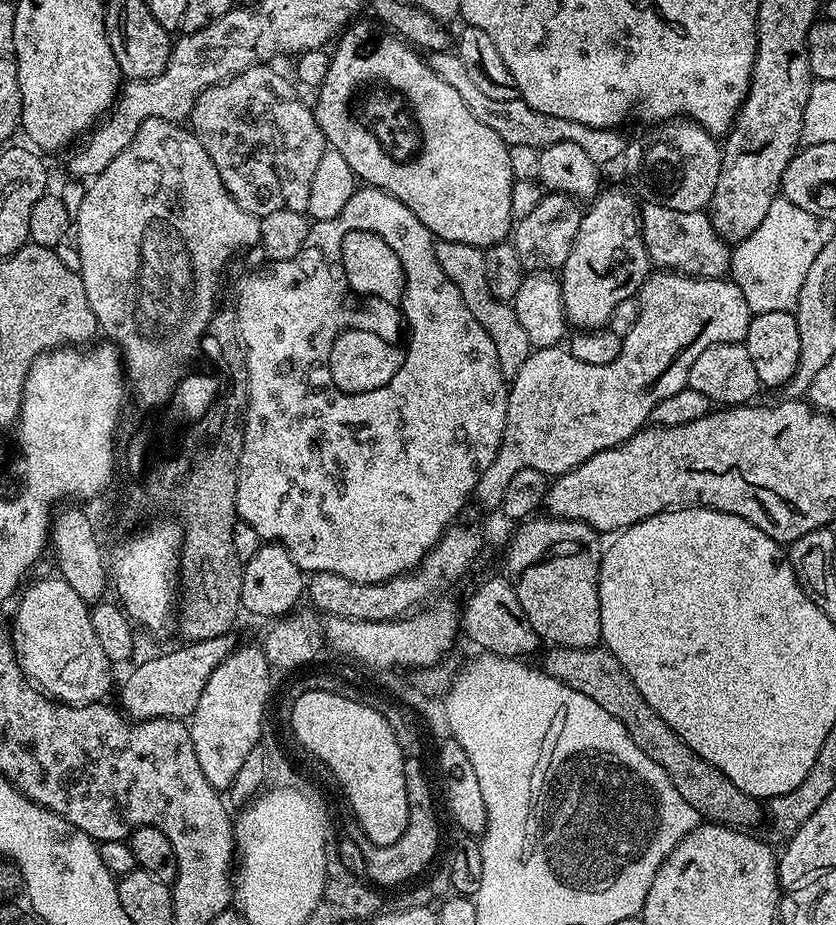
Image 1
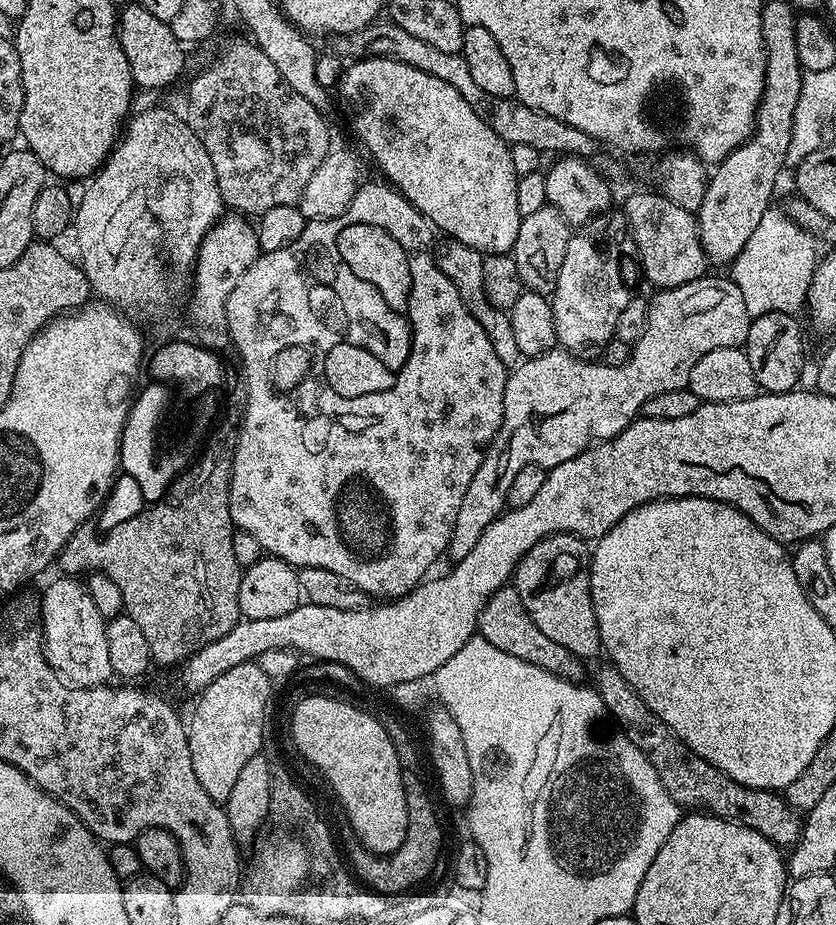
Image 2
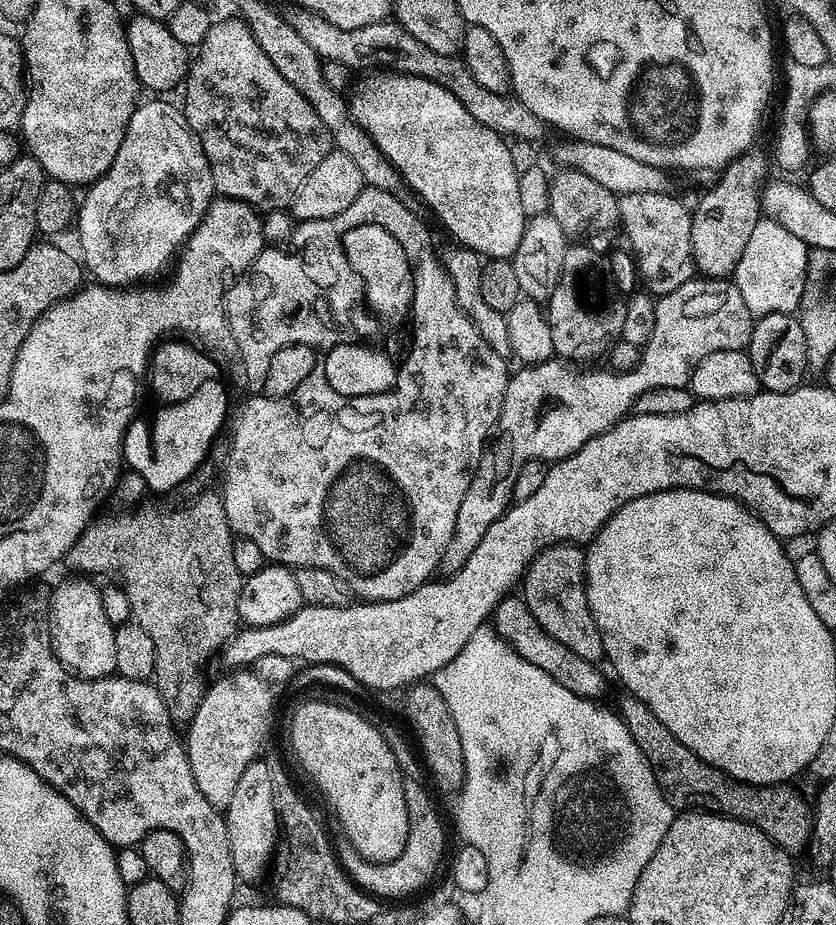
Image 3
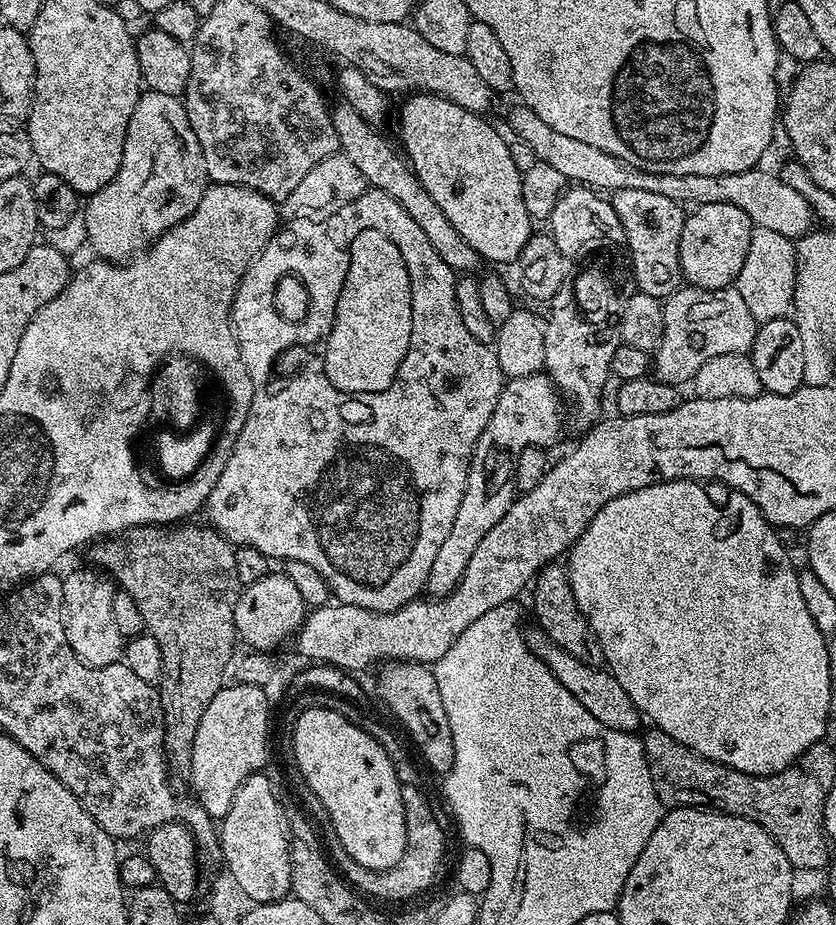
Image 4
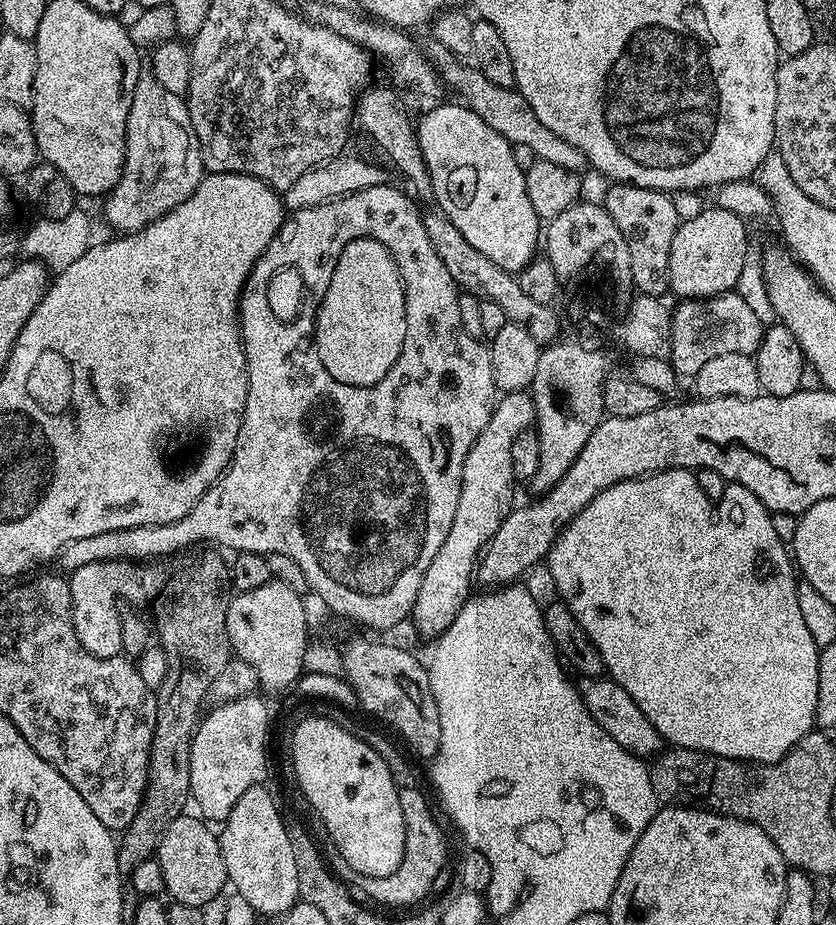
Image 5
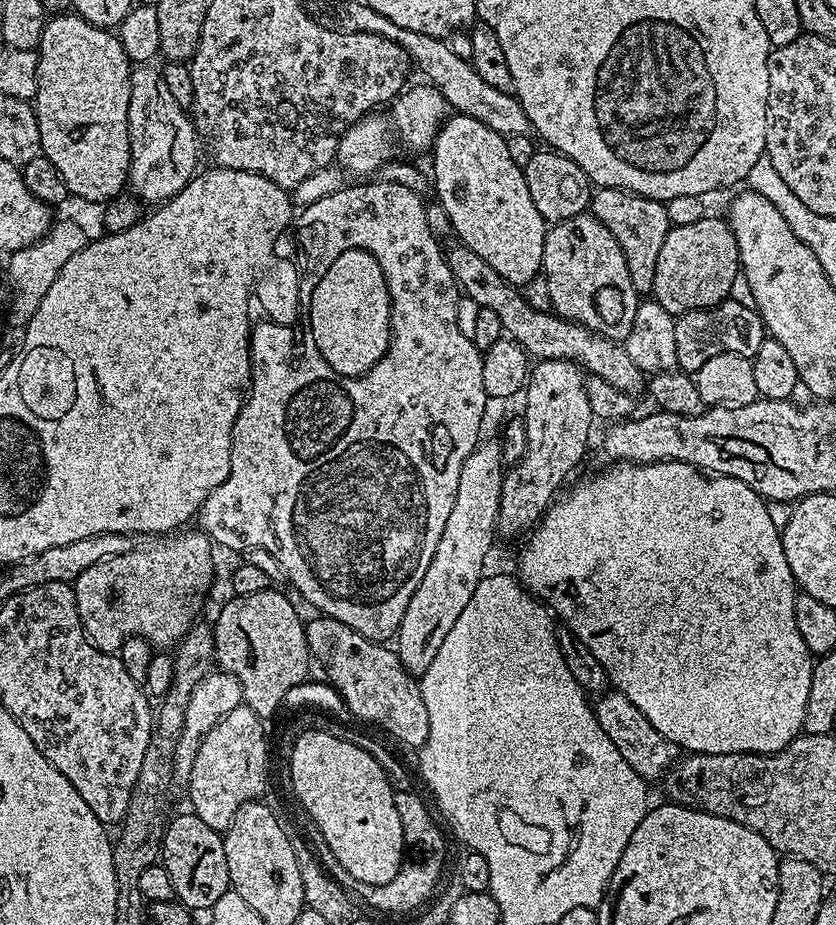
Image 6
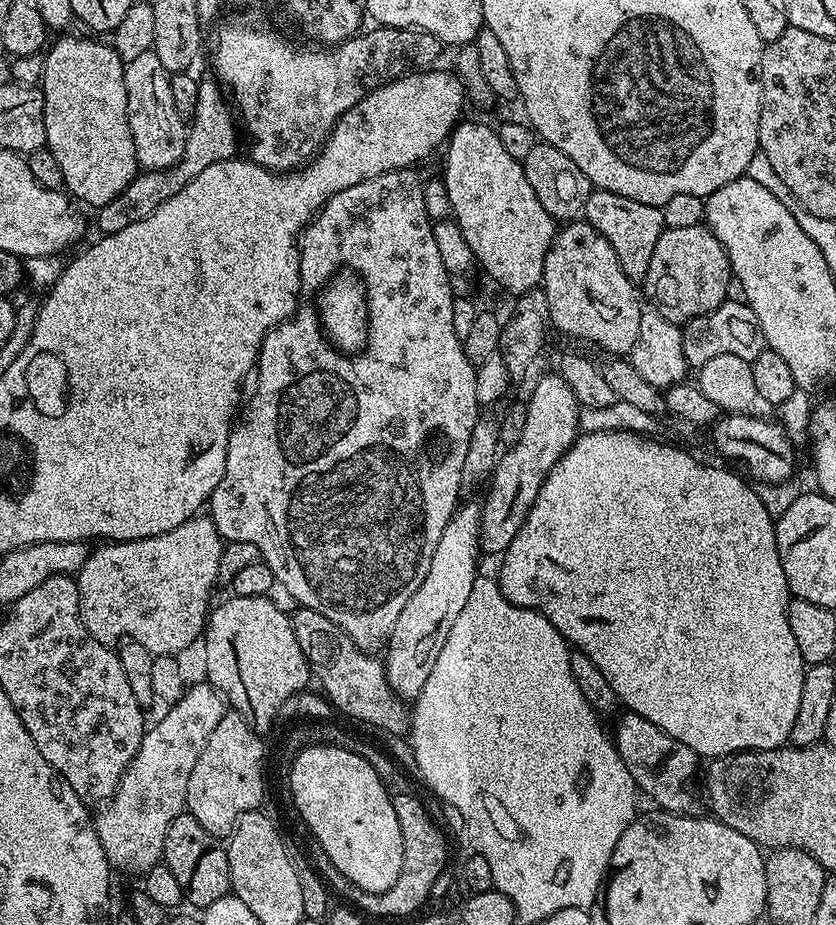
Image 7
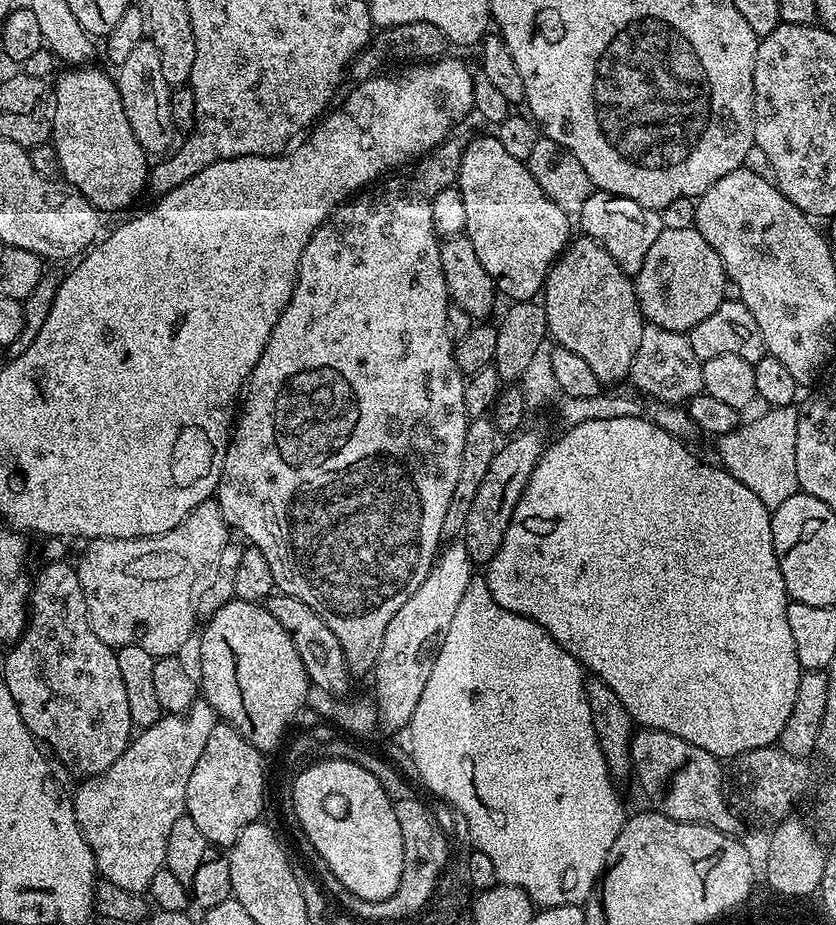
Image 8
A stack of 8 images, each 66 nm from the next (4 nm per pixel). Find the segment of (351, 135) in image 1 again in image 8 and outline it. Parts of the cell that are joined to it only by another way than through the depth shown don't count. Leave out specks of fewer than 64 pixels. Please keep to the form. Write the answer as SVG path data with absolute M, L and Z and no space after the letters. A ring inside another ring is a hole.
M492 134L467 141L458 189L466 208L463 231L473 243L483 269L493 279L497 293L509 296L512 302L536 300L549 270L570 243L573 232L568 225L569 213L542 194L542 186L534 182L527 163L513 158Z

